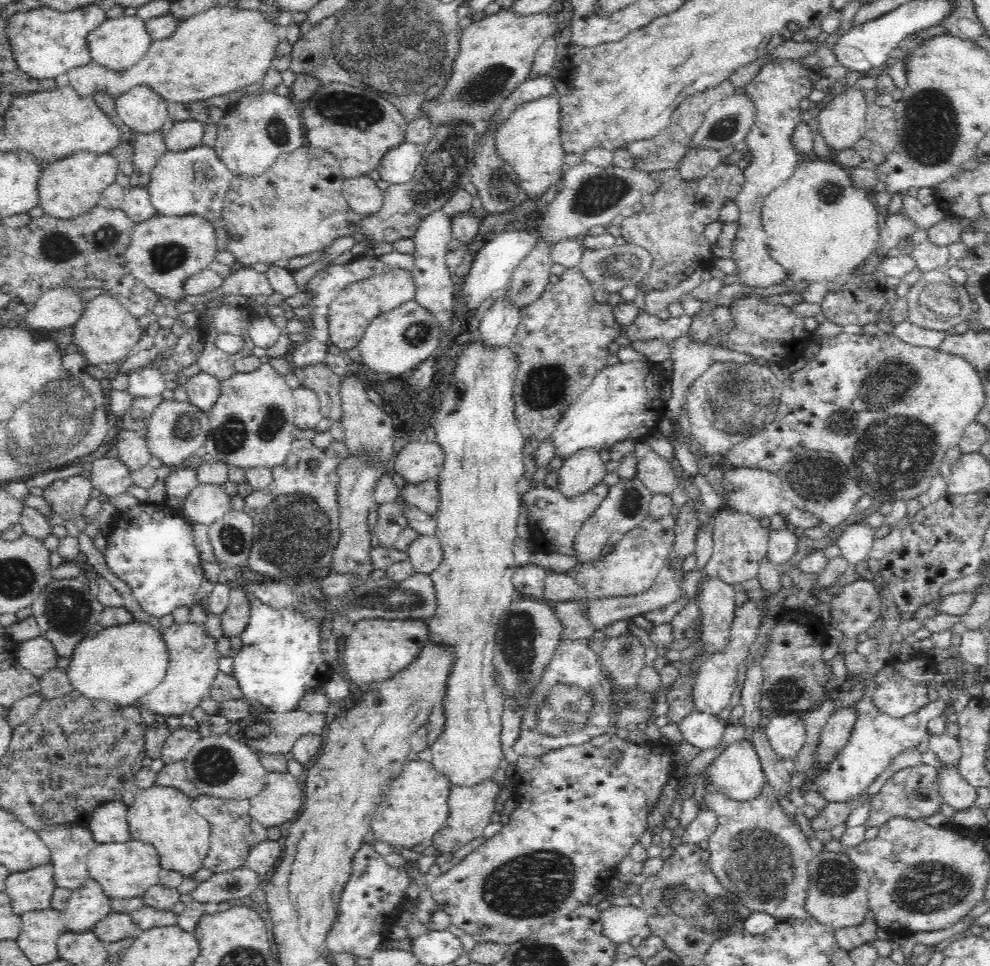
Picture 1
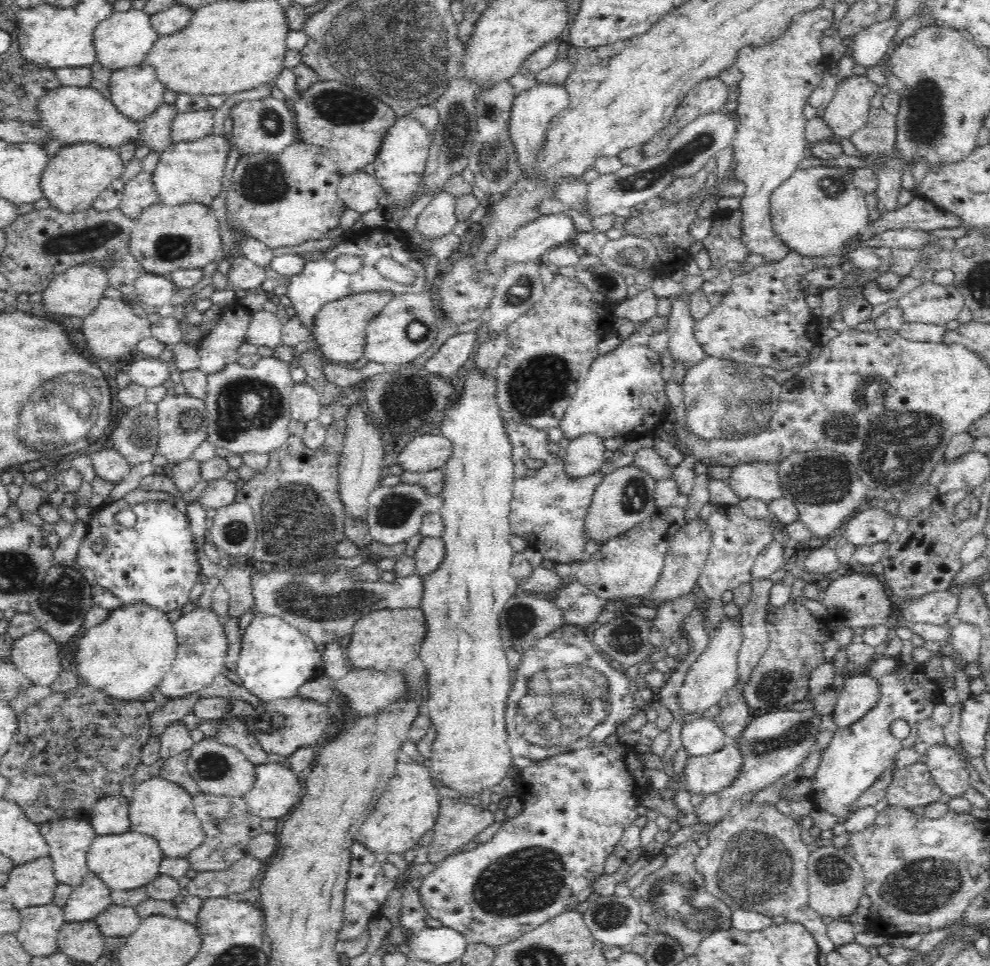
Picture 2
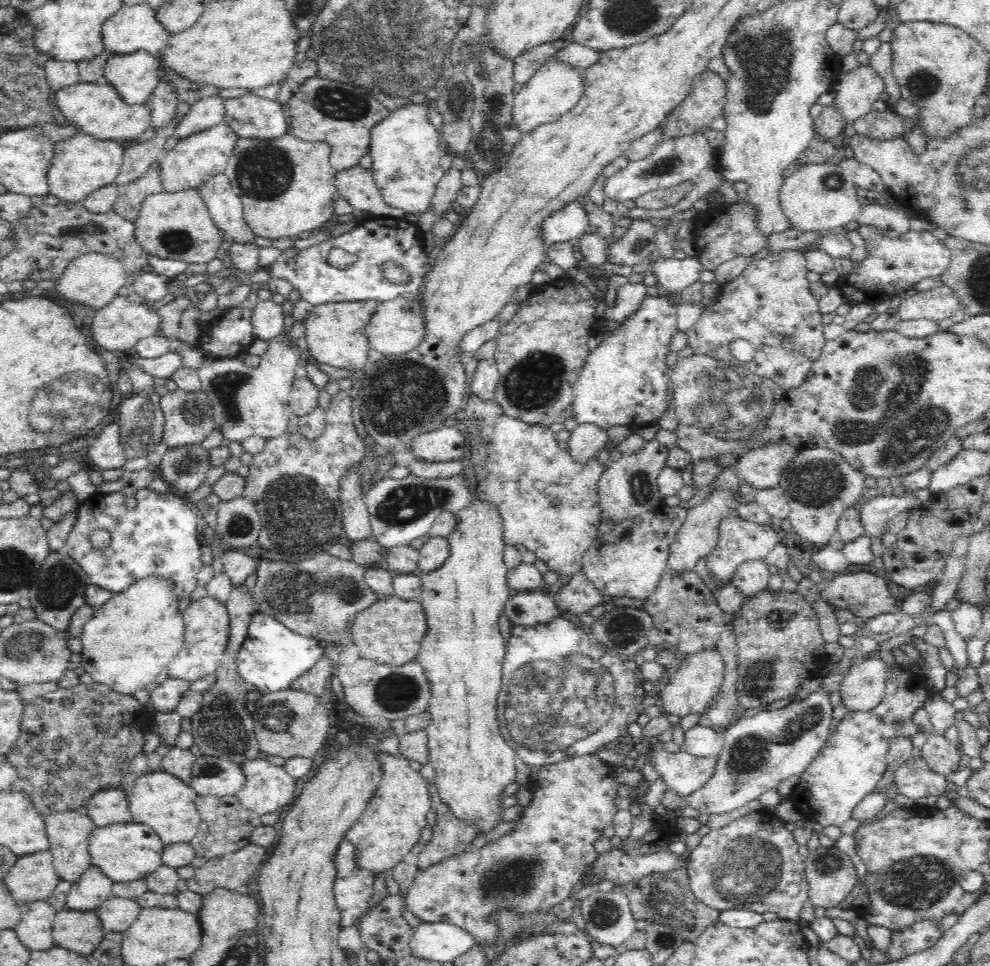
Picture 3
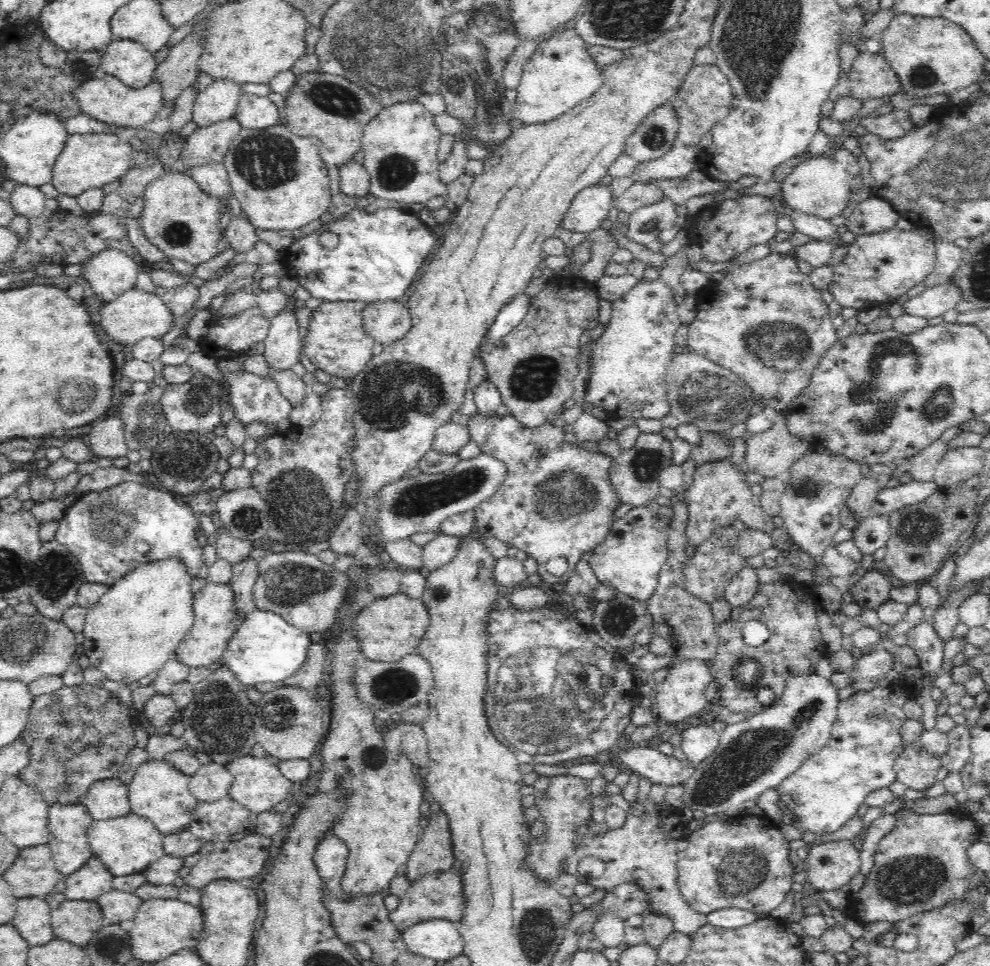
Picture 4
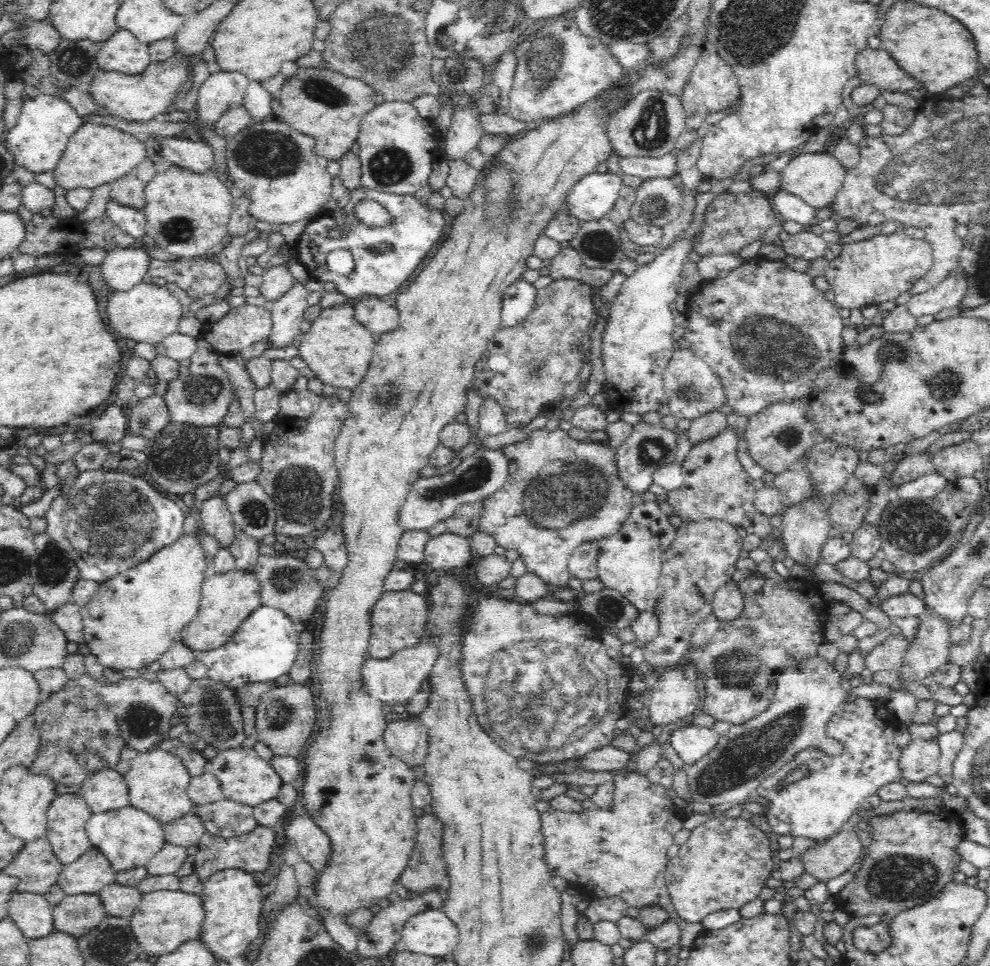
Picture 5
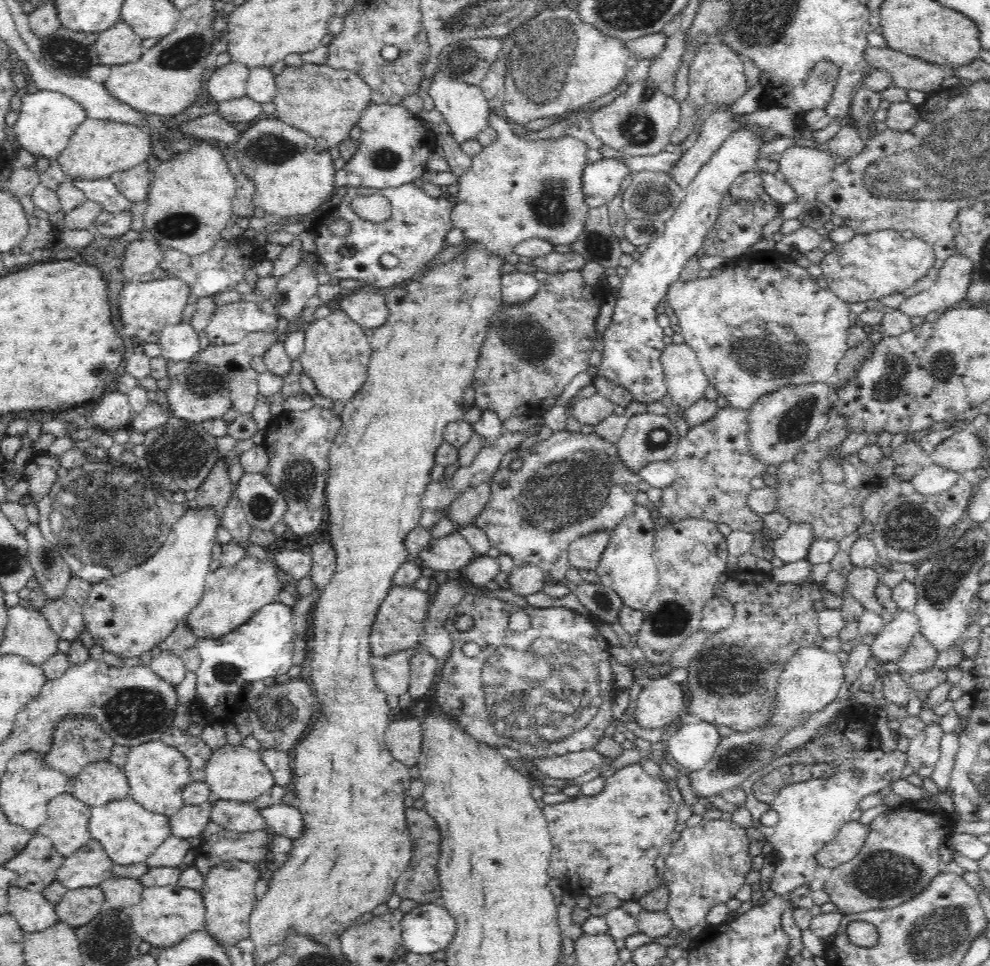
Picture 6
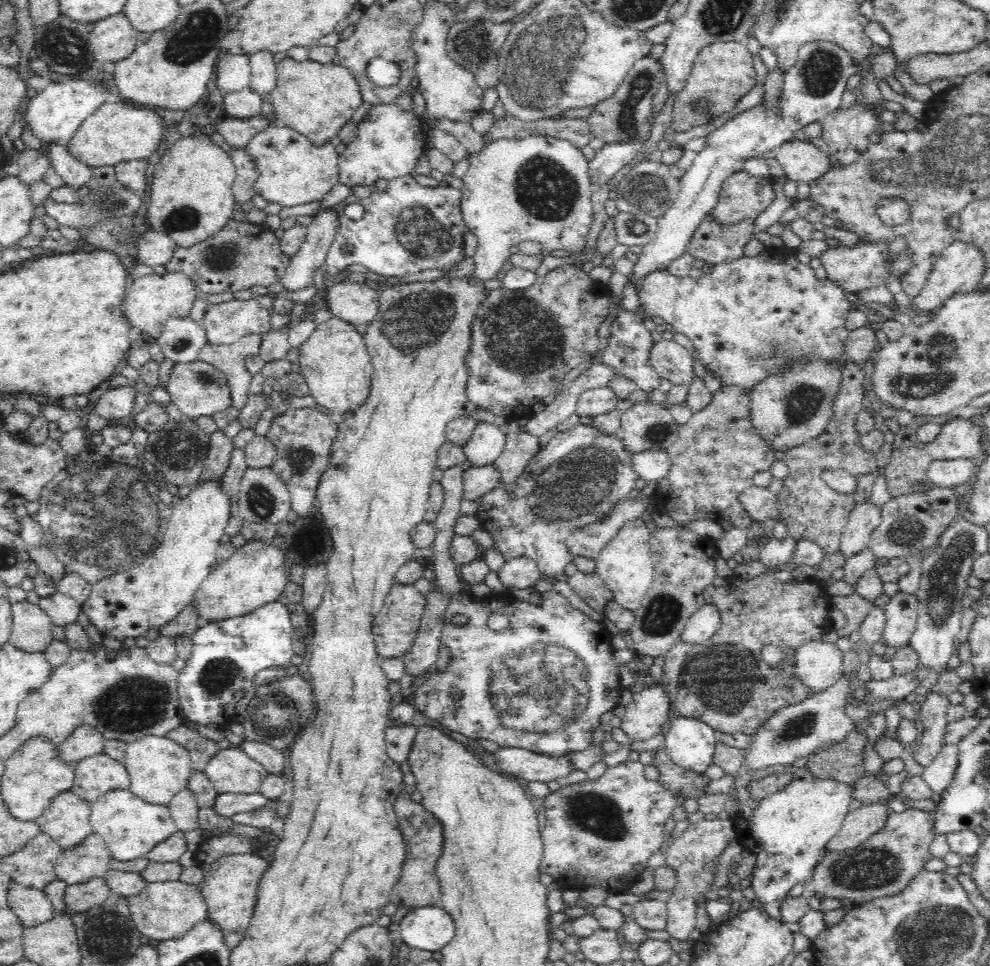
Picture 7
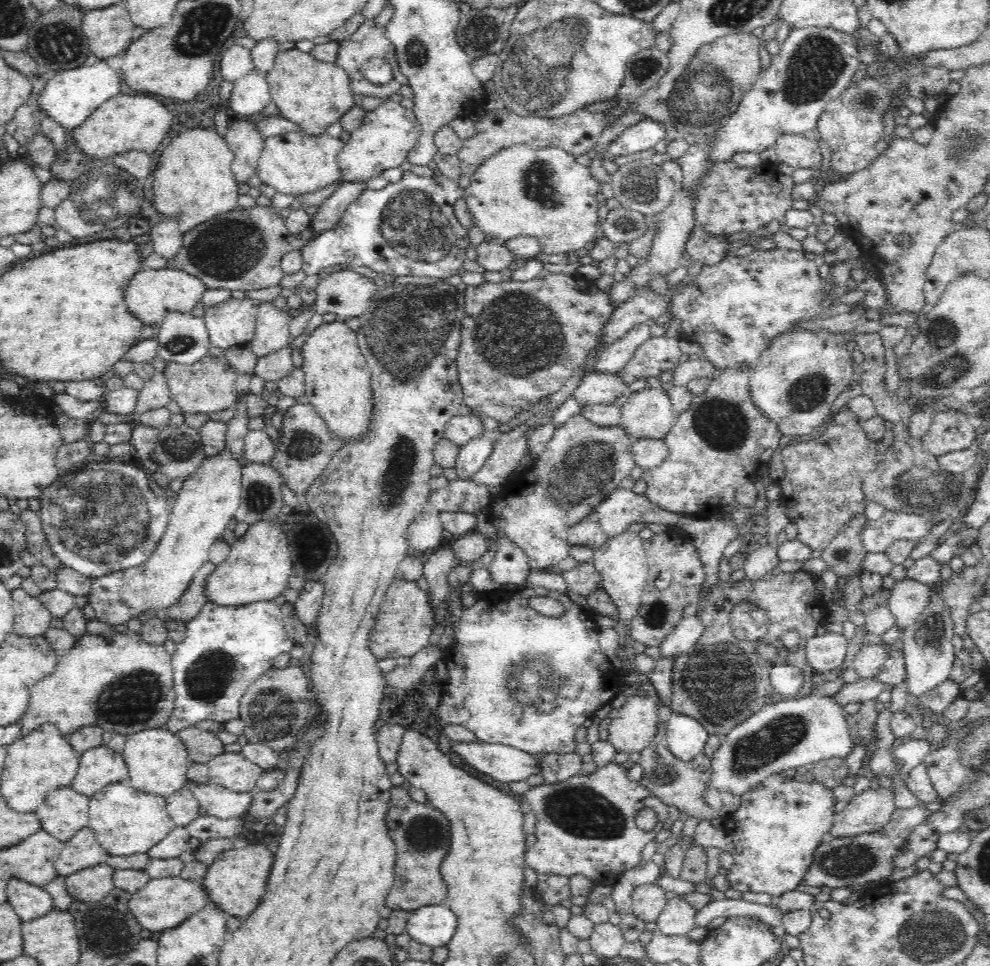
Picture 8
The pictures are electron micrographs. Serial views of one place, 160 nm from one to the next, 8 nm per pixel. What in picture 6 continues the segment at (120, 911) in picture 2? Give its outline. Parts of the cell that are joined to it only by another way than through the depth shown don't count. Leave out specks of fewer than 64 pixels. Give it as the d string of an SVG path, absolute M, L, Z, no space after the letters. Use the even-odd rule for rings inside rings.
M112 876L100 885L105 900L114 910L128 910L142 900L144 886L140 880Z

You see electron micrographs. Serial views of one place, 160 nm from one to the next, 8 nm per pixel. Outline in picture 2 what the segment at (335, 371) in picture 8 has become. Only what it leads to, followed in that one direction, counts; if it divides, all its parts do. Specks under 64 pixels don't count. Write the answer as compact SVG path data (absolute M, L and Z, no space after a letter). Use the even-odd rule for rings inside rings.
M388 290L357 292L325 304L314 322L317 352L327 360L339 363L352 363L363 356L365 330L371 320L382 312L398 294Z

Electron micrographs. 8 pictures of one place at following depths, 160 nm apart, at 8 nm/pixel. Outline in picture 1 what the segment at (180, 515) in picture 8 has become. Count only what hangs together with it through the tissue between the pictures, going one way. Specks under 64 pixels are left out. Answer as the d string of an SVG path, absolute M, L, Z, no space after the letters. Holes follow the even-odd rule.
M146 622L105 627L94 638L77 644L66 674L74 691L88 700L133 706L137 700L154 690L165 677L168 659L161 632Z

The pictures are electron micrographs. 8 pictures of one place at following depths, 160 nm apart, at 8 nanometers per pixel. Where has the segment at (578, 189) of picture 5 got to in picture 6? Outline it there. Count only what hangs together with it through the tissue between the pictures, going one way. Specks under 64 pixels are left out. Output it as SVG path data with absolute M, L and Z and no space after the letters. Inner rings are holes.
M602 158L588 163L582 173L582 192L589 209L600 208L620 192L620 184L630 174L623 162Z

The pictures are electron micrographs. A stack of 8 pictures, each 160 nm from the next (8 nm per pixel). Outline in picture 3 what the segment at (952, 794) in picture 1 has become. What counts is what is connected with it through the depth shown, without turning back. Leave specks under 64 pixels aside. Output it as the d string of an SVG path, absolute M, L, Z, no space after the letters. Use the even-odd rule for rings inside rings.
M930 735L918 754L934 772L941 774L944 778L961 769L959 747L944 735Z

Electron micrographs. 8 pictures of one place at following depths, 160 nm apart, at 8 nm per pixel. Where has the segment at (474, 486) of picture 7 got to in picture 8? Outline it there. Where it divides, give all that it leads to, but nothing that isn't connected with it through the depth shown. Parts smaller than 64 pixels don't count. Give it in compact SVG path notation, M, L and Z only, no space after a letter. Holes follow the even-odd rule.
M523 424L502 434L493 454L481 470L471 477L469 484L483 485L494 491L509 481L511 474L524 465L522 461L525 461L528 452L528 441L524 437L527 430L528 424Z

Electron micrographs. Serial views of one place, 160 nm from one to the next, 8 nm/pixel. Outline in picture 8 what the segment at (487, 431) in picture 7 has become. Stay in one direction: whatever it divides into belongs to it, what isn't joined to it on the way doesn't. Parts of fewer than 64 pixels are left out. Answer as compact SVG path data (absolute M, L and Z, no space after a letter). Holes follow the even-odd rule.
M483 434L462 447L455 467L458 479L469 484L471 477L481 470L493 454L496 444L497 440Z

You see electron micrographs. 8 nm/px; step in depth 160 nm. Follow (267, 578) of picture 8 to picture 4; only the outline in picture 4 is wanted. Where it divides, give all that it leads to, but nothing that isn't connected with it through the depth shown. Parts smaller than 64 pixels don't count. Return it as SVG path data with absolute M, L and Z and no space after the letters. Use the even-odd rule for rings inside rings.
M206 584L201 590L193 593L192 610L194 622L190 632L175 650L176 660L184 667L206 668L218 663L226 652L230 639L237 628L237 614L233 605L233 592L229 585Z

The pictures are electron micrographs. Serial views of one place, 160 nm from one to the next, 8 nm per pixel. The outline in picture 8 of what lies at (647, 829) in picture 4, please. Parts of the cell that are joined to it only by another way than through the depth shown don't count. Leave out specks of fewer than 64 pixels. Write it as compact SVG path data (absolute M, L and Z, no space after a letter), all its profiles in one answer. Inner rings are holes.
M611 762L604 768L598 768L592 774L576 775L559 783L545 783L532 786L527 792L519 795L524 798L524 802L529 804L532 812L536 815L537 823L535 828L536 842L526 852L526 862L530 868L534 868L537 874L557 874L572 878L572 876L582 875L604 886L613 887L620 876L630 868L636 868L642 862L642 850L651 840L656 838L656 834L664 829L664 822L669 818L668 805L660 800L658 796L650 792L649 788L642 786L640 781L630 780L628 770L624 764ZM650 808L657 816L656 826L650 830L642 830L636 824L636 816L644 810Z

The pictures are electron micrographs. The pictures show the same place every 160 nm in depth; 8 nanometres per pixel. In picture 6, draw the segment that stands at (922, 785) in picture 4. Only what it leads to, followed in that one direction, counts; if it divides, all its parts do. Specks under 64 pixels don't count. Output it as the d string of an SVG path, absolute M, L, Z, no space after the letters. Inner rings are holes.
M930 724L912 738L906 751L908 766L921 778L930 778L941 755L941 738L945 732L940 724Z

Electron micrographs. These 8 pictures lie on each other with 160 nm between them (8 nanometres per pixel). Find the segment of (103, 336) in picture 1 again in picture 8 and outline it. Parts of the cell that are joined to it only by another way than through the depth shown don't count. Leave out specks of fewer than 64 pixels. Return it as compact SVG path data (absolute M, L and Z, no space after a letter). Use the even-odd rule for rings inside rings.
M167 267L162 269L141 269L129 282L124 302L128 307L128 312L142 324L146 326L160 325L169 313L190 313L192 308L200 302L206 290L206 285L201 280L178 269Z

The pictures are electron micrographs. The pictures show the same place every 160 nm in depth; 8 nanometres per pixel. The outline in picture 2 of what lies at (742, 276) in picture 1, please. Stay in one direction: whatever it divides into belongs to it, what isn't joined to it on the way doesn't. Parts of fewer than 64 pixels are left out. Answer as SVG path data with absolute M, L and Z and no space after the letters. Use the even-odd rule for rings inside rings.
M820 7L816 11L807 11L797 15L790 24L790 29L776 41L758 48L750 50L746 47L738 54L737 64L744 75L738 86L738 130L734 140L732 140L734 152L734 164L731 169L745 185L746 190L741 196L739 209L742 211L741 220L742 243L747 248L749 254L756 254L764 260L765 264L776 264L784 260L789 248L780 243L770 222L769 198L771 192L778 188L787 178L790 178L798 170L798 164L808 156L808 146L804 138L804 129L807 120L803 115L803 110L808 103L808 99L819 86L824 71L830 68L832 60L827 58L822 52L820 38L823 31L832 27L834 23L833 10Z

